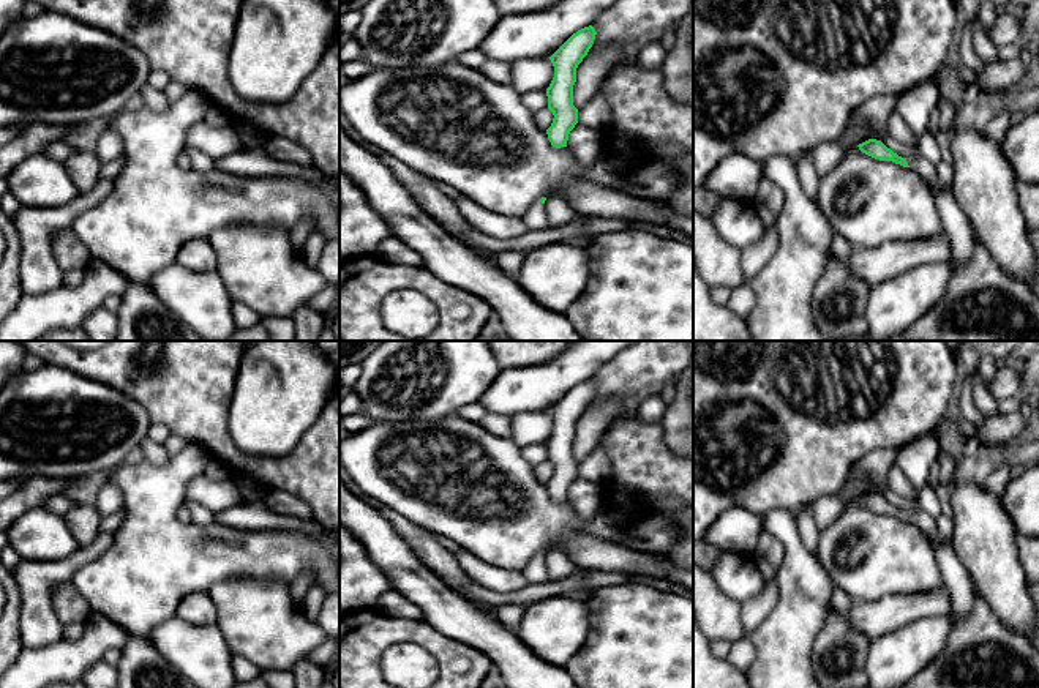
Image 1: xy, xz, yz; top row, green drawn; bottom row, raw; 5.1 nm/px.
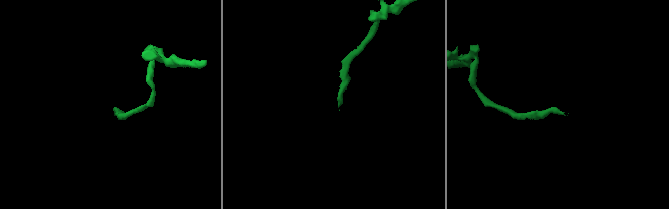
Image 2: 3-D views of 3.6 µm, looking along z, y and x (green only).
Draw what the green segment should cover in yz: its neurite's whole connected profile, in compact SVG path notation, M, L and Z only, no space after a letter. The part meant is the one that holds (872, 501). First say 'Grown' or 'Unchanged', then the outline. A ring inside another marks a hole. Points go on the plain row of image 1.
Grown. M868 492L857 499L859 503L875 513L880 514L892 514L895 518L900 518L903 521L910 521L911 524L917 525L921 530L927 533L930 541L946 541L951 543L951 540L944 538L938 529L936 521L921 508L902 511L897 507L894 507L891 502L887 502L881 494Z

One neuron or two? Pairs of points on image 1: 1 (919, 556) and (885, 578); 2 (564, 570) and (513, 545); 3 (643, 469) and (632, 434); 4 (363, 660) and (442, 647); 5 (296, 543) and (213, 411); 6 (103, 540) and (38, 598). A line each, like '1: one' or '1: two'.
1: one
2: two
3: one
4: one
5: two
6: one

